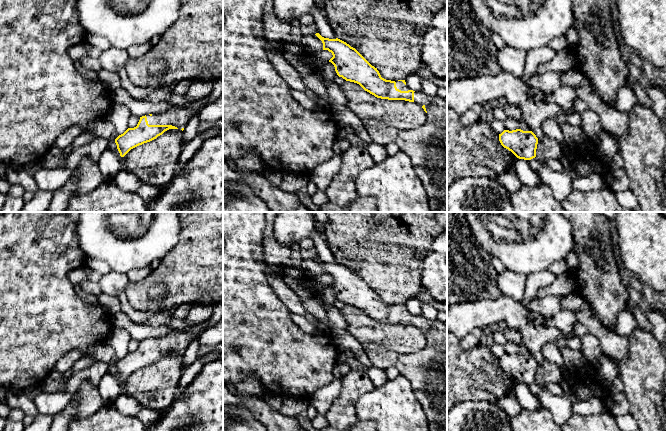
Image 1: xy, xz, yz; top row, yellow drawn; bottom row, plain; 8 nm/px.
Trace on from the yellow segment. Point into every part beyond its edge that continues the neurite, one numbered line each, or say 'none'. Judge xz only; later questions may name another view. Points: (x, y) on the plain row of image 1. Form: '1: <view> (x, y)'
1: xz (400, 309)

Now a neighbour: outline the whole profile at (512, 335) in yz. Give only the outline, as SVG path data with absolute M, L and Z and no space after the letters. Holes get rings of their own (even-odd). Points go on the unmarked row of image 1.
M507 328L504 331L504 334L507 338L507 341L522 345L522 343L521 343L521 334L518 330Z

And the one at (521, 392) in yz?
M516 382L512 386L513 396L521 404L522 408L528 410L539 410L542 408L538 396L535 396L528 387L528 384Z

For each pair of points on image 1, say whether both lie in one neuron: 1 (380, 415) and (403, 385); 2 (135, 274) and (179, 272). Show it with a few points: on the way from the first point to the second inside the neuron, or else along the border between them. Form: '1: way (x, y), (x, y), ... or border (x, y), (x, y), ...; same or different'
1: way (387, 408), (395, 400), (397, 392); same
2: border (152, 270), (141, 279), (129, 281); different

